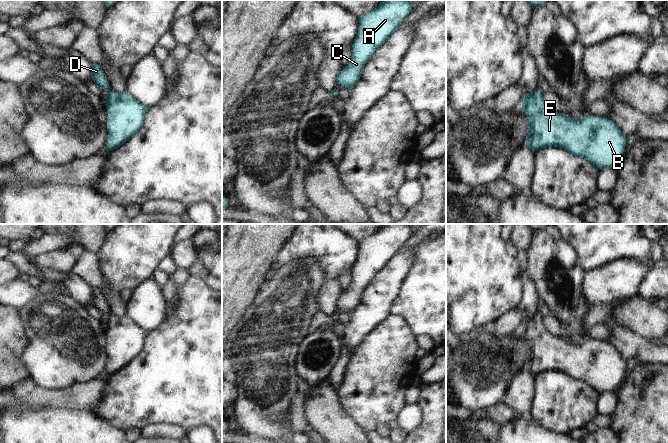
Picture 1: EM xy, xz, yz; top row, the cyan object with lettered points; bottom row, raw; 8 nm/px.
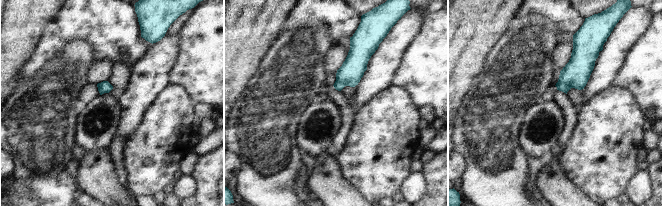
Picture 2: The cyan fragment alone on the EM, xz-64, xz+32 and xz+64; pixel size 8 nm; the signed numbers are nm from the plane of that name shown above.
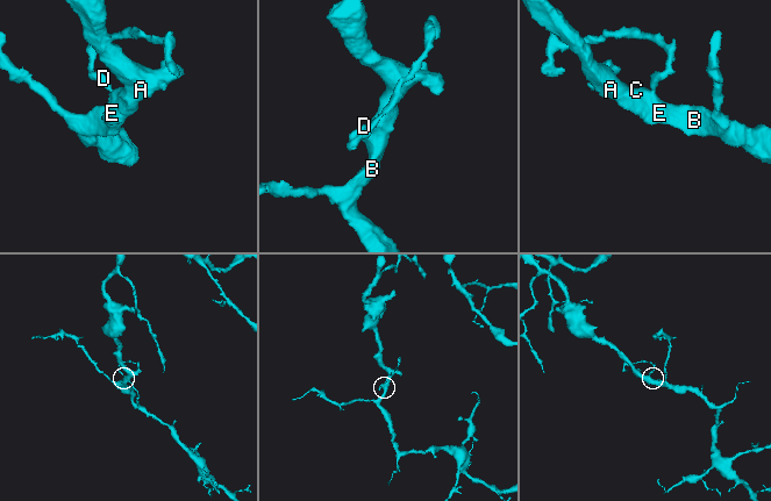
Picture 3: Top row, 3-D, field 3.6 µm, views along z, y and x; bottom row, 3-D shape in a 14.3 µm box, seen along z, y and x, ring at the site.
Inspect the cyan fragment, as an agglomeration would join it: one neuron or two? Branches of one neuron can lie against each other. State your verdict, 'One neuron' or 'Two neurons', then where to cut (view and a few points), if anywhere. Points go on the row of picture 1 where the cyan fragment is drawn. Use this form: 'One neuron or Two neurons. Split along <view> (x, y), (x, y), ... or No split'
One neuron. No split

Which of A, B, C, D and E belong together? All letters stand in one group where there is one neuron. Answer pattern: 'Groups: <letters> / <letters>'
Groups: A B C D E

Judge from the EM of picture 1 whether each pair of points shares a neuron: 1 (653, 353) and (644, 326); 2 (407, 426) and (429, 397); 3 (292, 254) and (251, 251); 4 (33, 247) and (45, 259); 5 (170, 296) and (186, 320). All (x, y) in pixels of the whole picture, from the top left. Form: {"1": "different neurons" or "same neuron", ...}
{"1": "different neurons", "2": "different neurons", "3": "different neurons", "4": "different neurons", "5": "different neurons"}

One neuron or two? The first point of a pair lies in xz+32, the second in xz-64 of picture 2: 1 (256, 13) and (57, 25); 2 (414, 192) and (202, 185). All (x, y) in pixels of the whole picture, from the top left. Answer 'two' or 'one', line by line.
1: two
2: two

